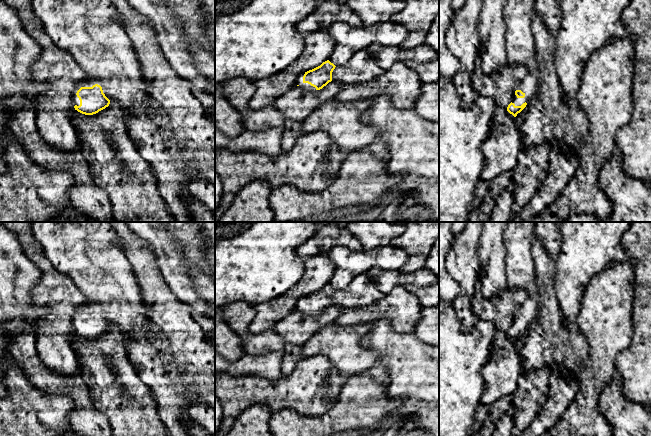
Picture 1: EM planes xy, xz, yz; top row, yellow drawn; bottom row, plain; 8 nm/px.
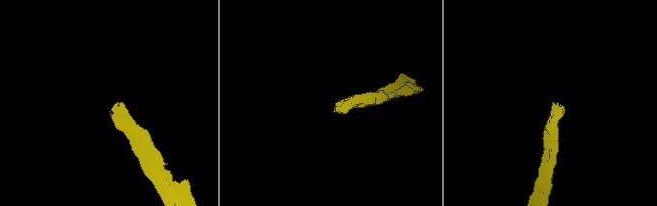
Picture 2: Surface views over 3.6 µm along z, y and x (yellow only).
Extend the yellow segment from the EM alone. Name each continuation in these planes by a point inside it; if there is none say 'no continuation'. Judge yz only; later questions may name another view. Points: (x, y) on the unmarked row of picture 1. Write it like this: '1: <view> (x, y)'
1: yz (520, 266)

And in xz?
1: xz (304, 310)

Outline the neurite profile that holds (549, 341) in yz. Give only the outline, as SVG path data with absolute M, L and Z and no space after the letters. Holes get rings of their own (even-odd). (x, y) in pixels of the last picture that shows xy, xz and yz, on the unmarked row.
M533 239L531 252L535 261L539 301L536 316L526 331L515 341L516 348L522 359L522 374L548 366L551 369L558 367L564 377L578 377L581 366L577 358L585 358L588 355L589 345L576 323L565 322L555 291L555 259L548 254L539 239Z

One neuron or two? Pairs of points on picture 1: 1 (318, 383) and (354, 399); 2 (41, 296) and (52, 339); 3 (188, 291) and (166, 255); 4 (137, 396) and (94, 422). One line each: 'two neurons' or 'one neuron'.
1: two neurons
2: one neuron
3: one neuron
4: two neurons

